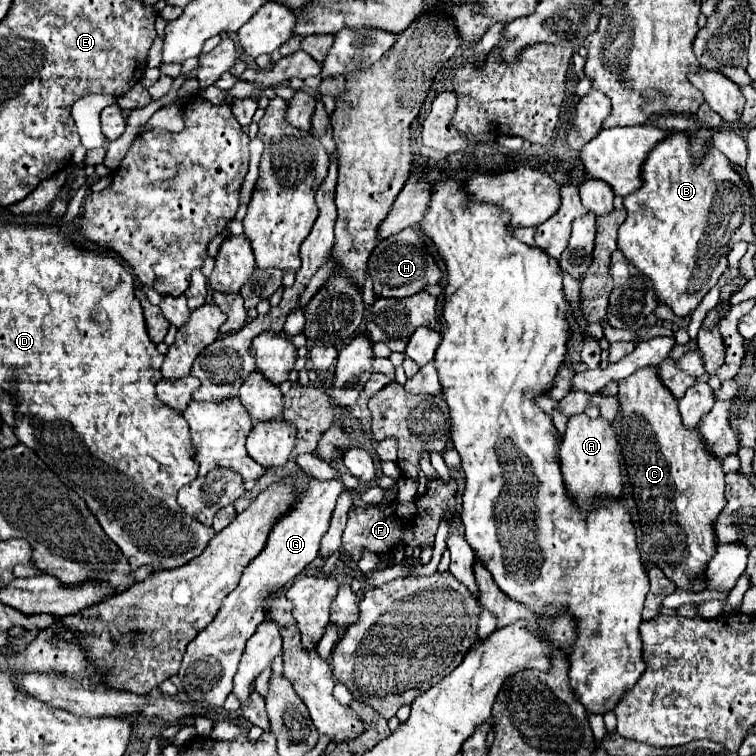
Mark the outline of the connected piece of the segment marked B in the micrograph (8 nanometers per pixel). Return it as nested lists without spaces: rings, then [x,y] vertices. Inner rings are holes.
[[[672,132],[656,144],[642,166],[642,186],[624,200],[628,212],[626,222],[618,230],[618,248],[640,268],[652,282],[660,302],[666,302],[676,316],[686,316],[698,308],[708,290],[712,290],[726,270],[726,256],[740,240],[754,242],[754,200],[750,186],[734,170],[728,158],[710,146],[702,160],[694,160],[694,150],[688,132]]]

